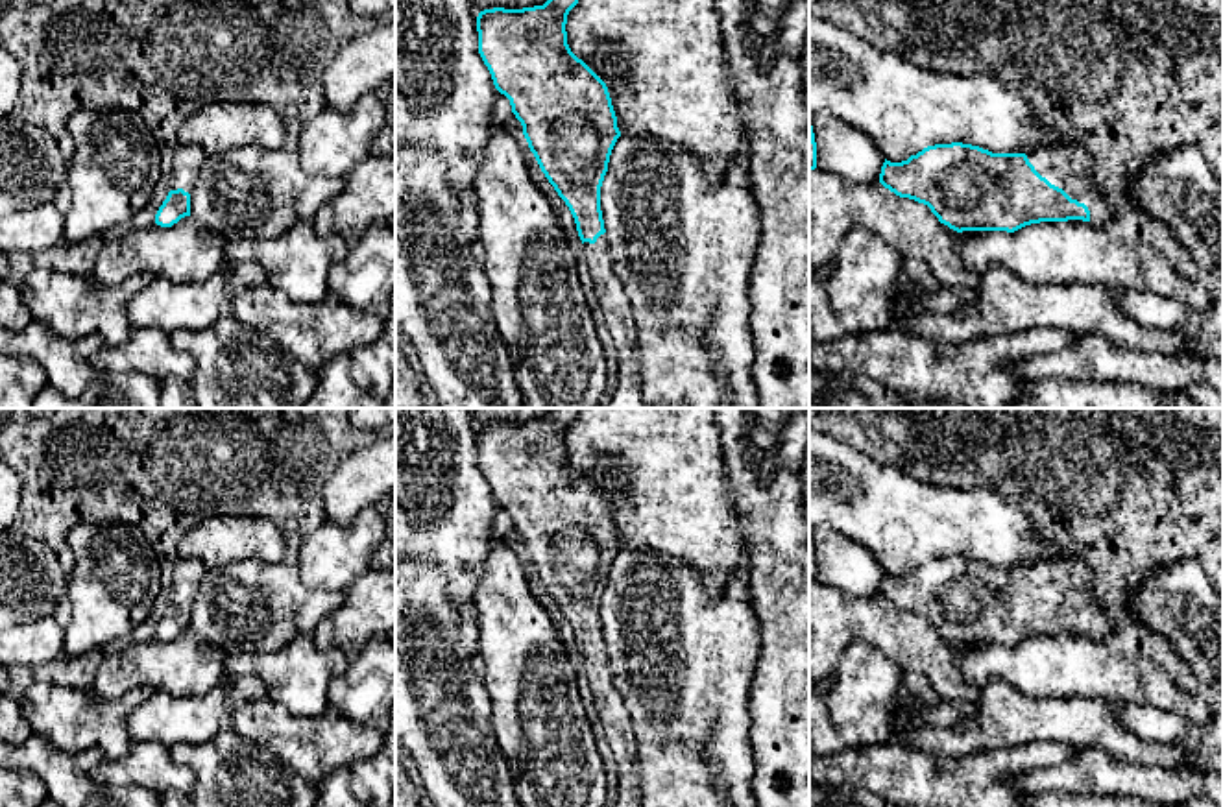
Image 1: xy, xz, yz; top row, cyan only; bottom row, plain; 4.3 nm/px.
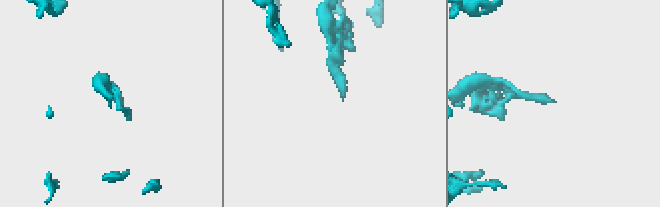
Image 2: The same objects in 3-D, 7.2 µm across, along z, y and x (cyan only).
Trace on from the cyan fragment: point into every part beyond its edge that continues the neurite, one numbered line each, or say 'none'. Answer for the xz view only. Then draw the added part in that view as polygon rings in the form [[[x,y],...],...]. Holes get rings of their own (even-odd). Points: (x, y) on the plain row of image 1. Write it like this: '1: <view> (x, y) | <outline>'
1: xz (608, 702) | [[[606,646],[595,657],[584,656],[584,668],[606,741],[617,761],[619,796],[615,807],[641,807],[639,750],[628,724],[626,705],[613,685]]]

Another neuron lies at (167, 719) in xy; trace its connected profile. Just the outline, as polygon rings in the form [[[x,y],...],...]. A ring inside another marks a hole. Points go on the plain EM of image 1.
[[[225,676],[212,691],[200,696],[153,691],[129,713],[127,731],[133,742],[155,741],[168,748],[201,744],[224,729],[233,729],[236,707],[266,696],[266,685],[253,676]]]

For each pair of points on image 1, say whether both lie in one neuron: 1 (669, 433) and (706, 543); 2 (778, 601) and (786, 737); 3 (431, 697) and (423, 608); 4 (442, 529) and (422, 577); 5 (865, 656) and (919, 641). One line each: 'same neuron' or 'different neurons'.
1: same neuron
2: same neuron
3: same neuron
4: different neurons
5: different neurons

